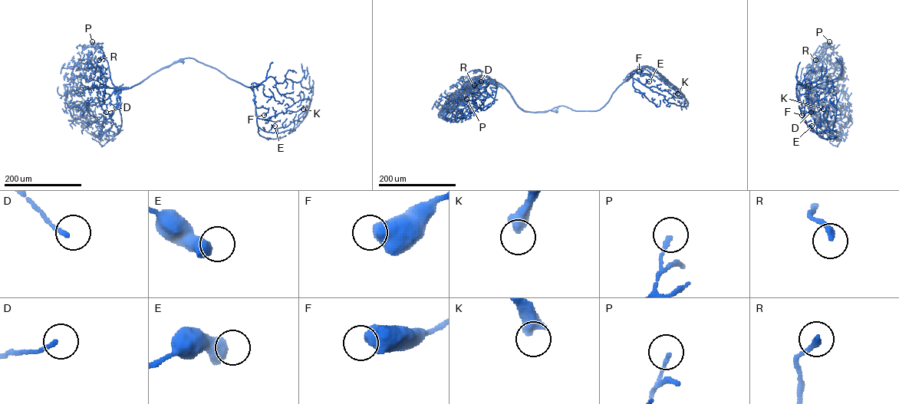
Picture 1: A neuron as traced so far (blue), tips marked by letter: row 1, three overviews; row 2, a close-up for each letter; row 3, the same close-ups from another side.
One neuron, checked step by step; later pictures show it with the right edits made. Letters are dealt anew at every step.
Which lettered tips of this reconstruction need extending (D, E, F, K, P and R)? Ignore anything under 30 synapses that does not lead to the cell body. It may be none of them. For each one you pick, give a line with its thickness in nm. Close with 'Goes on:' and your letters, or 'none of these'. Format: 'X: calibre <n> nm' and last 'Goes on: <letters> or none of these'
Goes on: none of these

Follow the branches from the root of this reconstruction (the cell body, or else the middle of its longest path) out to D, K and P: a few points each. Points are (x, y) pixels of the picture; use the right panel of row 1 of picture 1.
D: (841, 60), (842, 71), (838, 78), (811, 90), (811, 97), (815, 100), (810, 105), (811, 112)
K: (841, 60), (836, 58), (841, 62), (837, 77), (808, 90), (801, 119), (806, 113), (823, 109)
P: (841, 60), (841, 74), (836, 80), (810, 88), (809, 76), (813, 63), (822, 50), (827, 47), (829, 41)

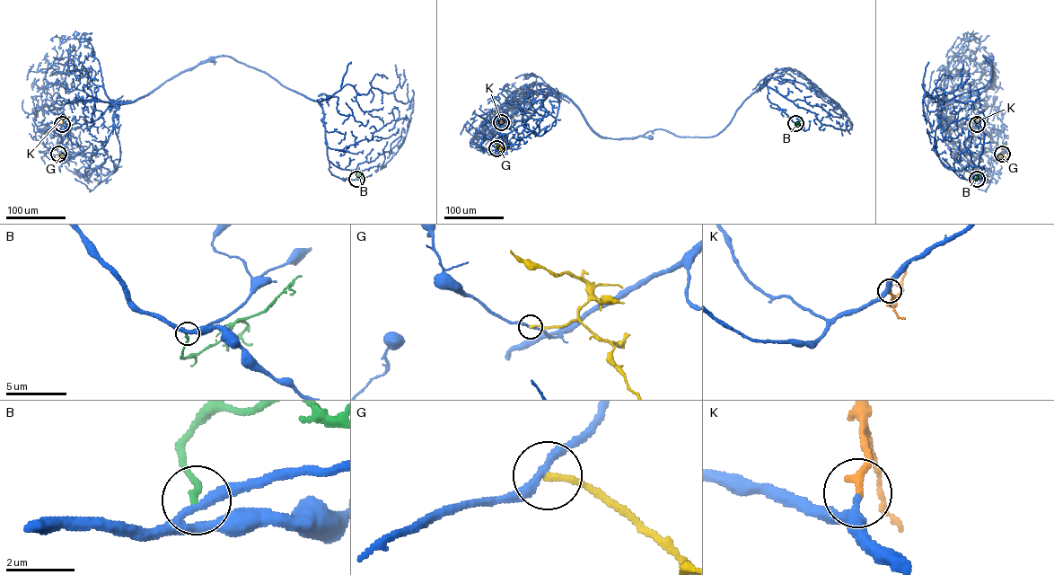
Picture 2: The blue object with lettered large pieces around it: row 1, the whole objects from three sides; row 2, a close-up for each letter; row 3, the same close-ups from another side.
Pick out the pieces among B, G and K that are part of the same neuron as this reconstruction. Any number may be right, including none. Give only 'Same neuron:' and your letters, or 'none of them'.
Same neuron: K

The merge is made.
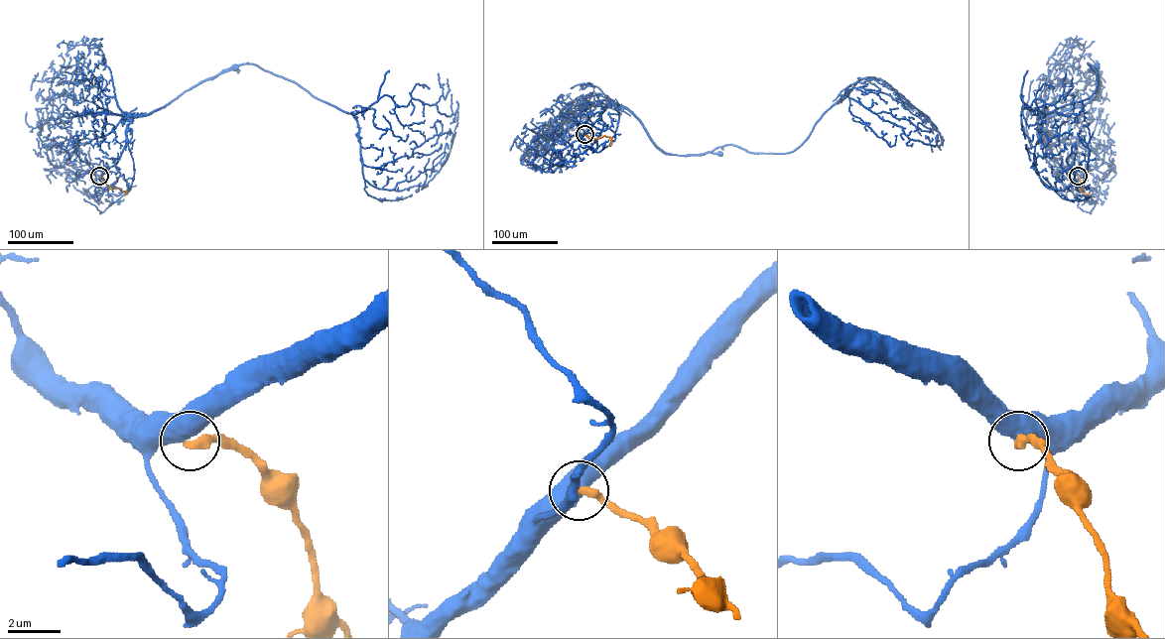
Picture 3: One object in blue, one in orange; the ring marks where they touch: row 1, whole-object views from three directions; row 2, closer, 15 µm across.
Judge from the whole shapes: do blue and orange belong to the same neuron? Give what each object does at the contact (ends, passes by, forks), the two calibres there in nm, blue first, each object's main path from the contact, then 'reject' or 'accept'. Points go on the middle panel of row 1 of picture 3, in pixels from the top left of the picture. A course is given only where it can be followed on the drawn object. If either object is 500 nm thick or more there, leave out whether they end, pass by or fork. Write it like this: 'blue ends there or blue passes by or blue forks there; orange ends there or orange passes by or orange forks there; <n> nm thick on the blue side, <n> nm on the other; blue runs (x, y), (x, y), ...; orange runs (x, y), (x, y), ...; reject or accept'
600 nm thick on the blue side, 360 nm on the other; blue runs (584, 134), (610, 103), (617, 104), (632, 114), (649, 138), (666, 153), (719, 153); orange runs (584, 134), (593, 140), (603, 136), (609, 137), (611, 143), (608, 145); reject

